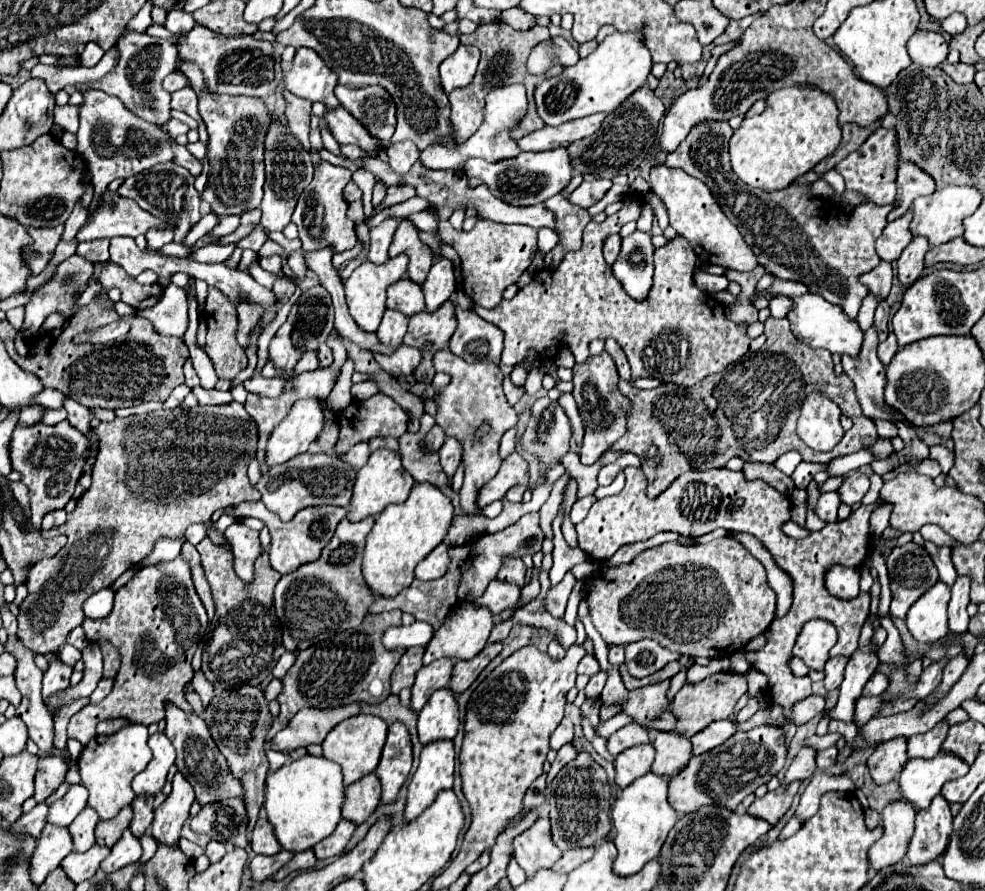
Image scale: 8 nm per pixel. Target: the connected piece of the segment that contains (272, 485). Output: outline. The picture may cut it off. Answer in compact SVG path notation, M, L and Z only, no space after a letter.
M304 452L296 456L296 460L290 460L286 464L272 466L256 484L256 488L262 494L262 502L266 508L280 516L280 520L290 520L298 510L308 506L320 506L320 504L332 504L332 506L348 506L352 498L352 486L354 486L356 472L340 458L330 454L310 454Z

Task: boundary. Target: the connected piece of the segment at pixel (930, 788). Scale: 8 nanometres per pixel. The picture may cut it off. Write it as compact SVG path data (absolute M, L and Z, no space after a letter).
M940 752L932 760L908 760L898 778L900 796L914 804L916 810L926 810L946 782L956 780L966 772L966 762L960 762L954 754Z

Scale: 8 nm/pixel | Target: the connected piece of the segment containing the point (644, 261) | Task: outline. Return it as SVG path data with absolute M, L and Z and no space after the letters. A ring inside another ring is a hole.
M636 230L634 234L622 238L620 256L614 262L614 276L622 282L624 290L636 298L644 300L648 290L652 288L652 272L654 272L654 244L650 232Z

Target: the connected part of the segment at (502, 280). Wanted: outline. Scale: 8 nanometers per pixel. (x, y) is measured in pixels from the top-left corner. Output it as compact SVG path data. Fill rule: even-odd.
M478 218L476 226L470 232L454 230L448 220L438 222L436 232L420 232L420 240L432 250L435 258L440 256L439 244L450 244L462 260L462 289L466 296L492 310L500 304L504 288L516 284L516 280L528 270L536 254L536 236L538 230L532 226L504 226L488 218Z

